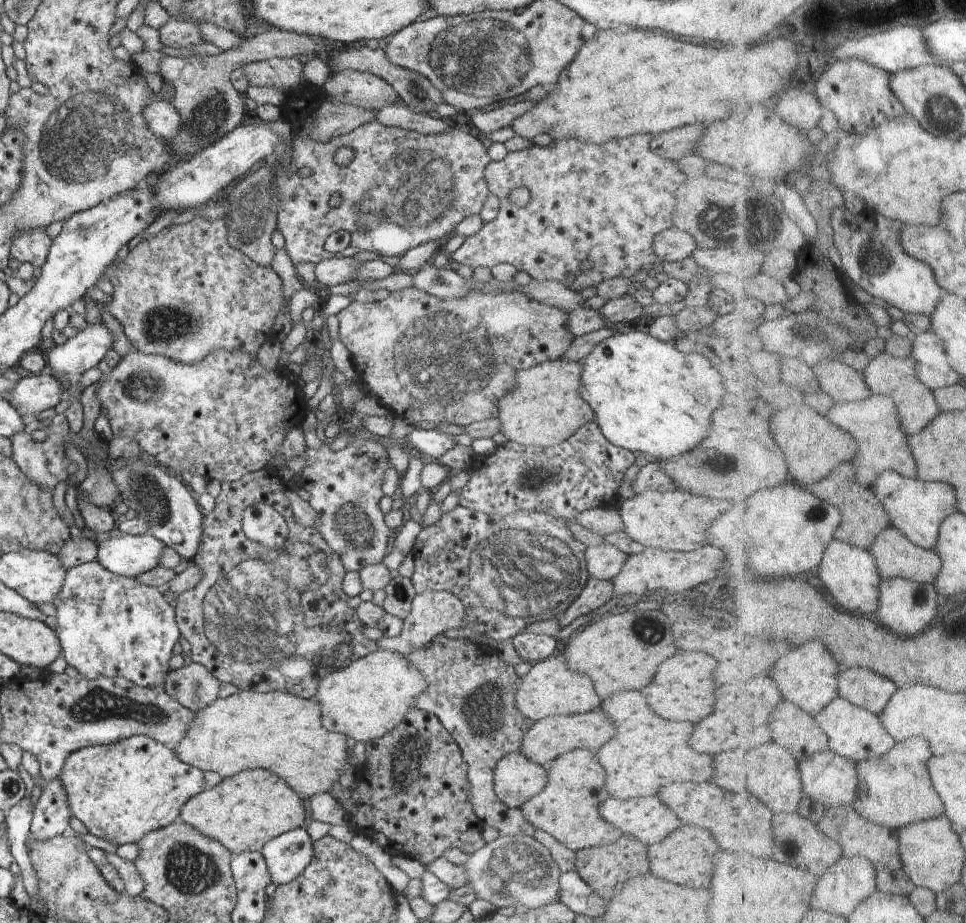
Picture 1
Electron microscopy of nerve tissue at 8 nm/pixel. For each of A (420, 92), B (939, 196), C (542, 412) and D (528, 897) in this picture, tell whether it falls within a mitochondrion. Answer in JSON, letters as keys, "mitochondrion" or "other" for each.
{"A":"mitochondrion","B":"other","C":"other","D":"mitochondrion"}

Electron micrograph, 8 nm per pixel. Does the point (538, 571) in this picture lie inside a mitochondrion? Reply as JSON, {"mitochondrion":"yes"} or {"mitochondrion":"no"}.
{"mitochondrion":"yes"}

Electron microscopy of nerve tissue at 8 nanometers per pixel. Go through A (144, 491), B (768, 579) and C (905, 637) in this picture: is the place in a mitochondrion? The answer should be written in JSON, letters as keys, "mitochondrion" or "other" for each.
{"A":"mitochondrion","B":"other","C":"other"}

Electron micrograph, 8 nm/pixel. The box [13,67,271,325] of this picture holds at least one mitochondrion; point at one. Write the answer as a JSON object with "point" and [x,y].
{"point":[87,136]}

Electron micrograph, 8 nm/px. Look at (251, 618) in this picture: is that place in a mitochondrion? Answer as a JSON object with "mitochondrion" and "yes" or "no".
{"mitochondrion":"yes"}

